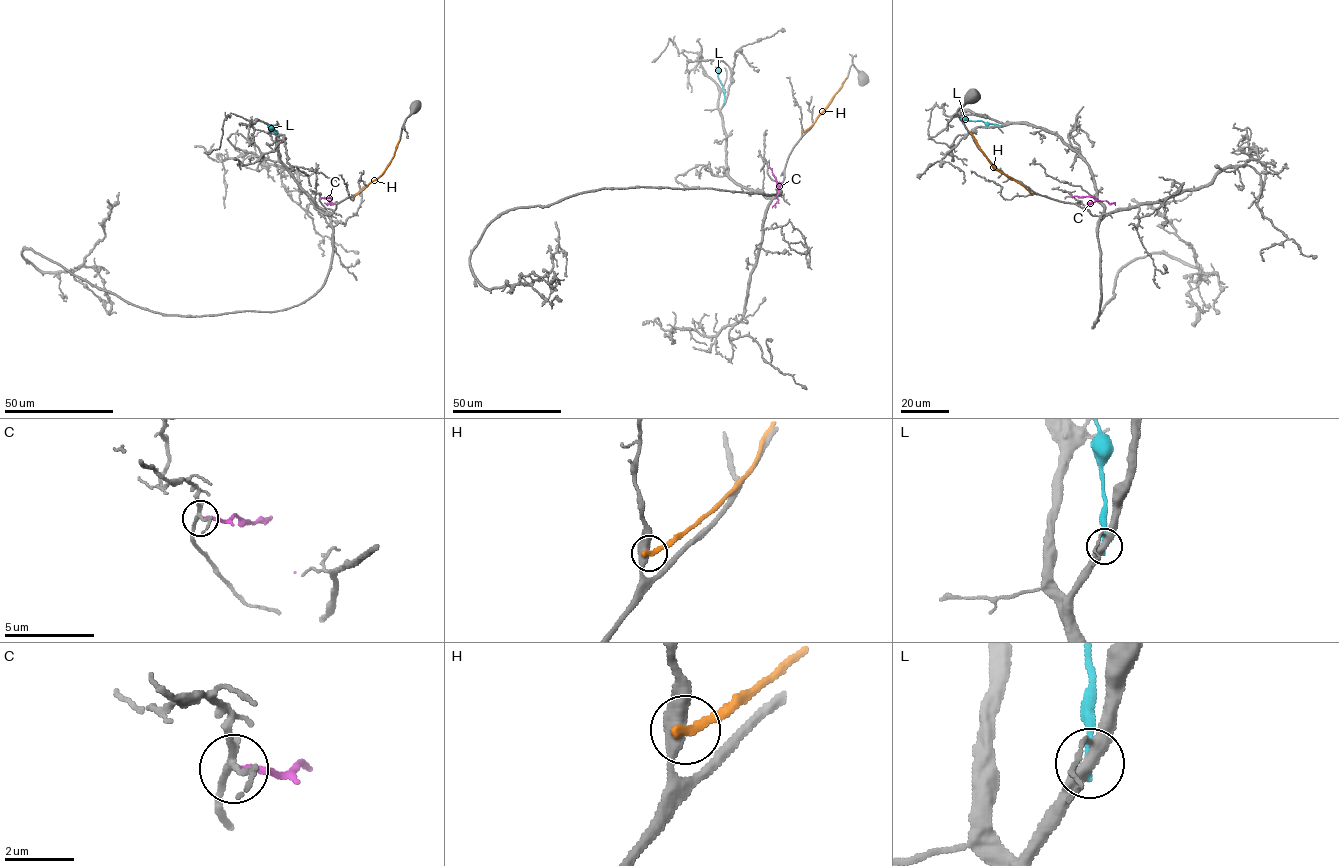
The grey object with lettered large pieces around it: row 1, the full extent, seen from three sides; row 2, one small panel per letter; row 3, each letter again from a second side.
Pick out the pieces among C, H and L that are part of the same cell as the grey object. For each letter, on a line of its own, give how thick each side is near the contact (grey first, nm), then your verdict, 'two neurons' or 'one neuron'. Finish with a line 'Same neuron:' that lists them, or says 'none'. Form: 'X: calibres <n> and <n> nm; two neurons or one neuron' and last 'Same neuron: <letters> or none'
C: calibres 180 and 160 nm; two neurons
H: calibres 440 and 240 nm; two neurons
L: calibres 320 and 200 nm; two neurons
Same neuron: none

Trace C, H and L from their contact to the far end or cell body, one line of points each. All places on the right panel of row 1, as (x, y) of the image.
C: (1070, 196), (1092, 196), (1115, 205)
H: (1032, 194), (990, 163), (971, 132)
L: (1000, 126), (960, 118)

